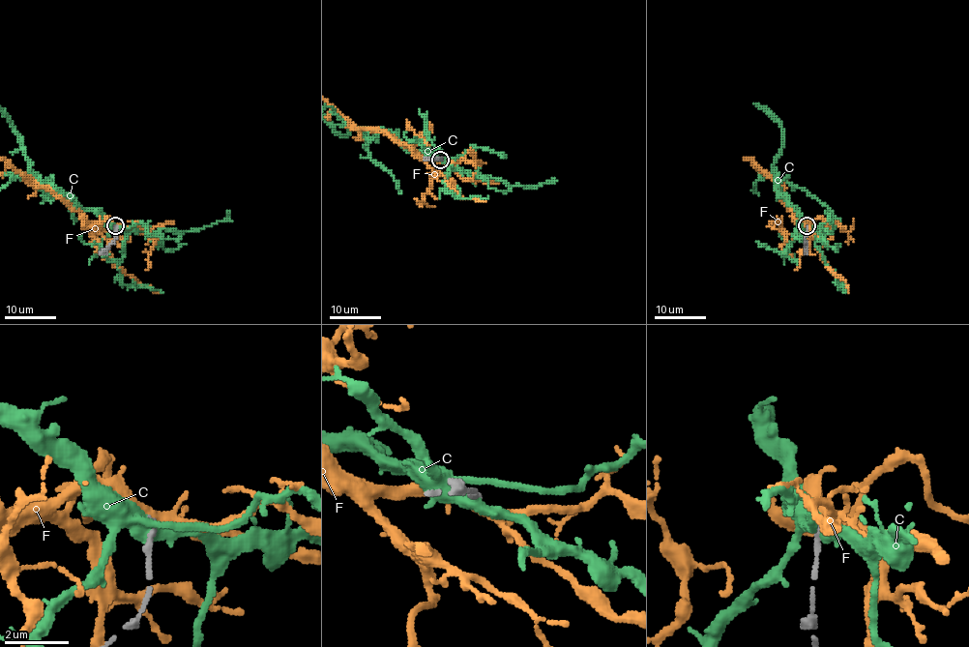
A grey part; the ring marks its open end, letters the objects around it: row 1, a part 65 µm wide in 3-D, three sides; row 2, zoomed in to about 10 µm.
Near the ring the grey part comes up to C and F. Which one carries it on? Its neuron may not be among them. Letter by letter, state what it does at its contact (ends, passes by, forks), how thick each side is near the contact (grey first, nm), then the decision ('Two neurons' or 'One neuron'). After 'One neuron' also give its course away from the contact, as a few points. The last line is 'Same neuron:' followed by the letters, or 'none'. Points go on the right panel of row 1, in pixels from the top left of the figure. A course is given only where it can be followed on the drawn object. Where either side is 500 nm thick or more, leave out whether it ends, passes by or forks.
C: It forks there. Thickness 180 nm (grey) against 400 nm. Two neurons
F: It forks there. Thickness 130 nm (grey) against 240 nm. Two neurons
Same neuron: none

